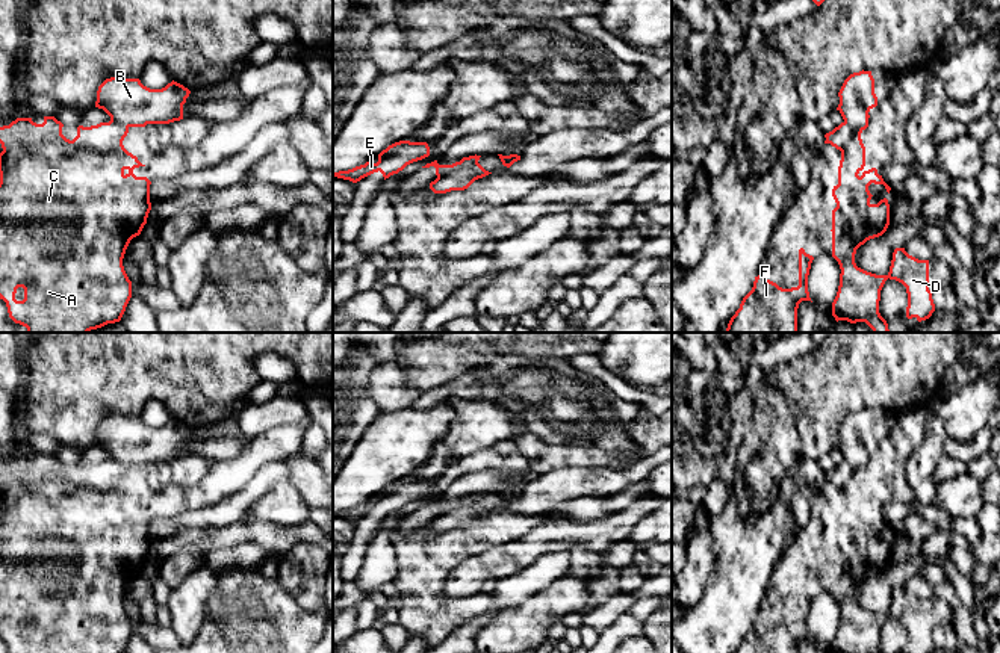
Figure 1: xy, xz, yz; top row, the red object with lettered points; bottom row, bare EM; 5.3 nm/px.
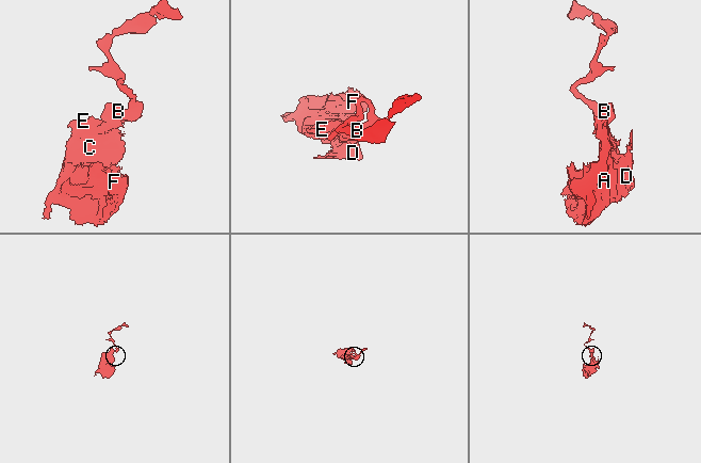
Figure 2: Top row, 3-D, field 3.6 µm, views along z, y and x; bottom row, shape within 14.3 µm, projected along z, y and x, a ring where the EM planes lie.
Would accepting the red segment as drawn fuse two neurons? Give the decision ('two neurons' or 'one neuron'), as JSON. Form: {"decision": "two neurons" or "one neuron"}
{"decision": "two neurons"}

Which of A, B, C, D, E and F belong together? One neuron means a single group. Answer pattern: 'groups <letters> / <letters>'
groups A C D E F / B

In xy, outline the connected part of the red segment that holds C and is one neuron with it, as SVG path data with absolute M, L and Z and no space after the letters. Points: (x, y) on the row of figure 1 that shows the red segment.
M44 116L42 124L17 118L0 127L0 299L27 333L89 333L120 322L132 298L123 258L151 210L151 181L133 174L145 165L123 145L129 127L112 121L79 125L73 141L62 135L62 127L54 116Z

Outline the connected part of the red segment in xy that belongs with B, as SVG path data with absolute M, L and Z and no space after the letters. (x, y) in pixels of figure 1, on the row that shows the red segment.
M110 77L97 91L95 107L124 127L169 124L183 119L183 104L191 91L177 82L150 89L139 79Z

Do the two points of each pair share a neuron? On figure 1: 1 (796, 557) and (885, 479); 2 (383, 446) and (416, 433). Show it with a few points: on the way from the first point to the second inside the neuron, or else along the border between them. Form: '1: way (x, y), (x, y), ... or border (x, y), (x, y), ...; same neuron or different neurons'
1: way (828, 573), (849, 555), (855, 511); same neuron
2: way (391, 446), (409, 436); same neuron

